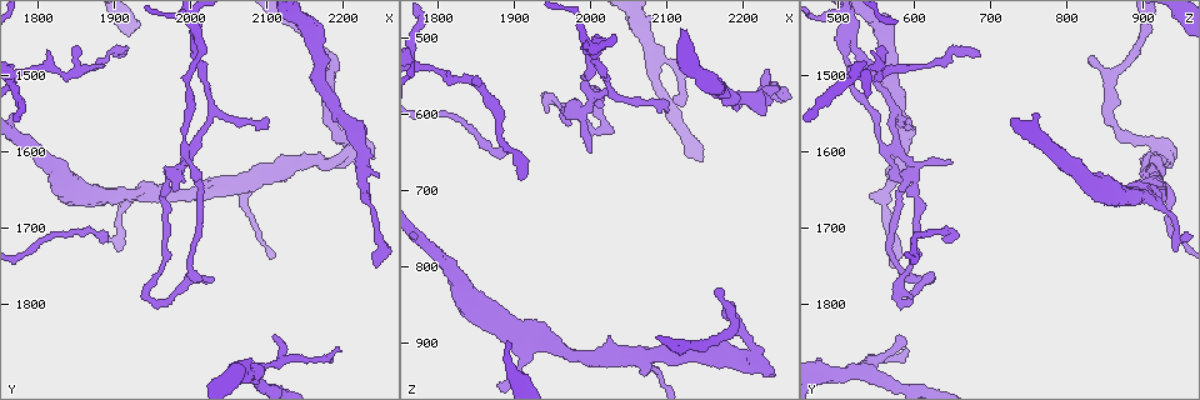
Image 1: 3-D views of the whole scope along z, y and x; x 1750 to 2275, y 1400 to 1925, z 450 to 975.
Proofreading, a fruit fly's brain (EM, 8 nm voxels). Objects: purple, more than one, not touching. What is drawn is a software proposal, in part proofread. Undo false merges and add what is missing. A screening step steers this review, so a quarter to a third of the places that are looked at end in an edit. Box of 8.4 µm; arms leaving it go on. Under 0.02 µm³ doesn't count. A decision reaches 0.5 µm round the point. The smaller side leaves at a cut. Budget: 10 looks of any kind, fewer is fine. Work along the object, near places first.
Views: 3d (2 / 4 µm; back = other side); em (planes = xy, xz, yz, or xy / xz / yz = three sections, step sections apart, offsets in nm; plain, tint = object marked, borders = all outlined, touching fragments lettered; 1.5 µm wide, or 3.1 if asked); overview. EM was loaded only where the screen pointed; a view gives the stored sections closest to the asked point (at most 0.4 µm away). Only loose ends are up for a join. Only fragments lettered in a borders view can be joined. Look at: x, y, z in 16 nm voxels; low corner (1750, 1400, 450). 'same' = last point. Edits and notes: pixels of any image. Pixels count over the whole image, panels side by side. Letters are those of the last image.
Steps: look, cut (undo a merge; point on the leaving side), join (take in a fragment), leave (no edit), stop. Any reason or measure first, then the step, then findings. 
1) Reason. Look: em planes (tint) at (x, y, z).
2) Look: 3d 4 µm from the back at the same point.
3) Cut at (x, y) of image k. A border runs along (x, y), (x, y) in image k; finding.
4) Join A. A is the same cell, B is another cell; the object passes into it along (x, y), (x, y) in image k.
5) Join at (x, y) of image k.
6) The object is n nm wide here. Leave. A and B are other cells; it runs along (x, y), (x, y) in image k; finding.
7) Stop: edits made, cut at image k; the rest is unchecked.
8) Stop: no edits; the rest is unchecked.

Touches itself. Look: em xy step 8 (tint) at (2000, 1760, 610).

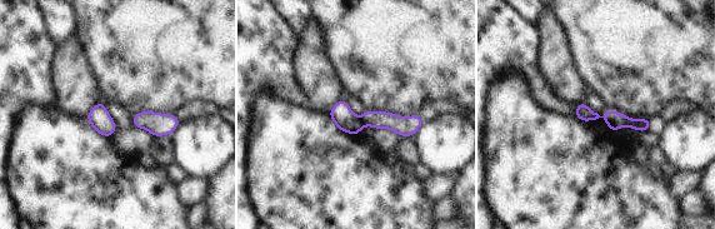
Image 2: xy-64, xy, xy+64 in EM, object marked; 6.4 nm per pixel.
What lies round it. Look: em xy step 8 (borders) at the same point.

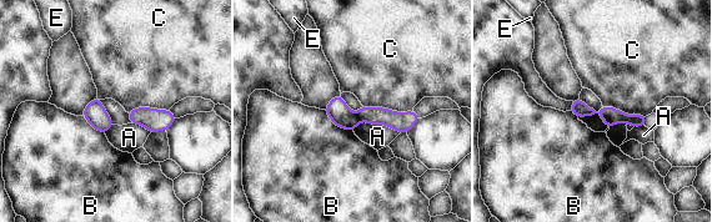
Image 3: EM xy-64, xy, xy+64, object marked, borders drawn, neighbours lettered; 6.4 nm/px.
Cut at (394, 120) of image 3. A, B, C and E are other cells; a border runs along (355, 114), (360, 120) in image 3; a second cell is stuck on.

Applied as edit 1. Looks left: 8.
Look: overview.

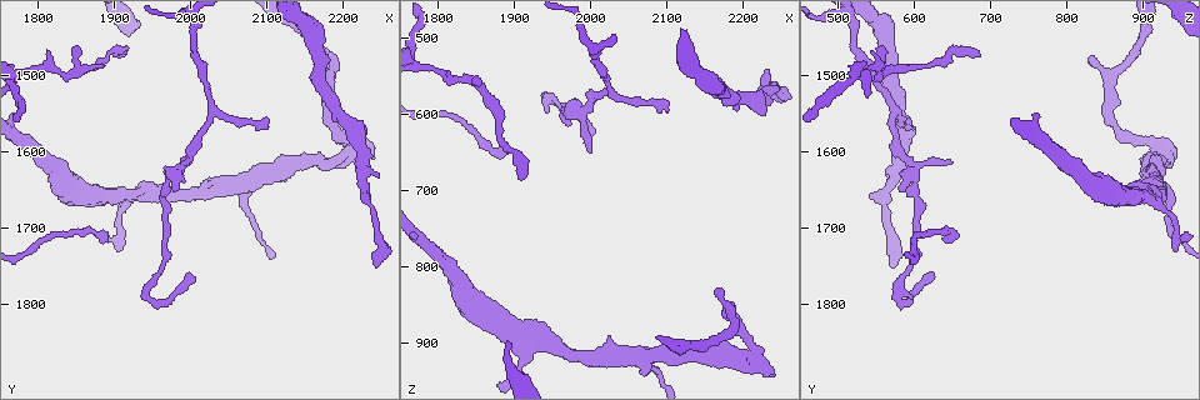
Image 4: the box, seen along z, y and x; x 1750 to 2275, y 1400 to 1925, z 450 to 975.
Branch stops here. Look: 3d 4 µm at (2100, 1565, 595).

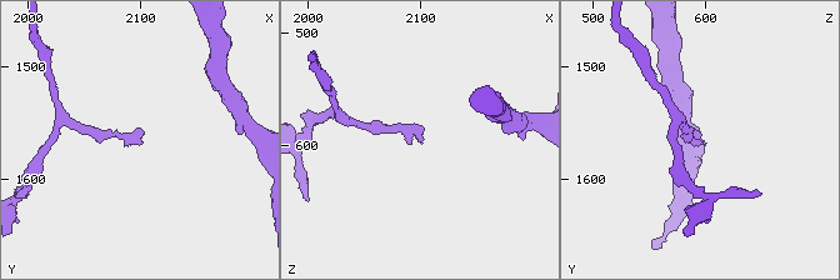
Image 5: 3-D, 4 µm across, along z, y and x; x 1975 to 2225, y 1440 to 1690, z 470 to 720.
Shape alone is not enough. Look: em planes (plain) at (2100, 1568, 598).

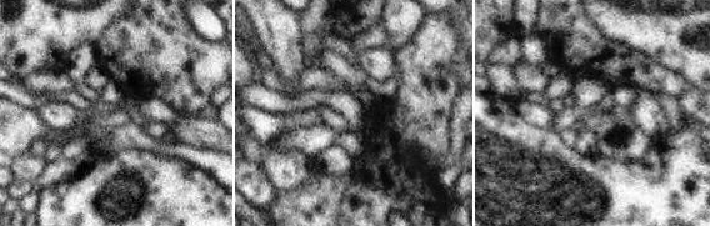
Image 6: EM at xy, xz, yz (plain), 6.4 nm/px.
See the neighbours. Look: em planes (borders) at the same point.

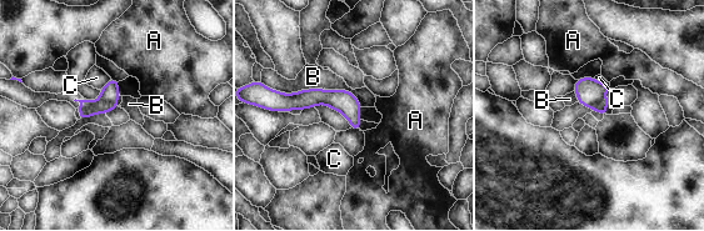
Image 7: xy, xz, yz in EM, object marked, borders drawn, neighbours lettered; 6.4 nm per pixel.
The longest contact is with B, 280 nm. Leave. A, B and C are other cells; it runs along (286, 108), (335, 99), (357, 126) in image 7; none of them fits.

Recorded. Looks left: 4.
Narrows sharply. Look: em planes (borders) at (1800, 1490, 545).

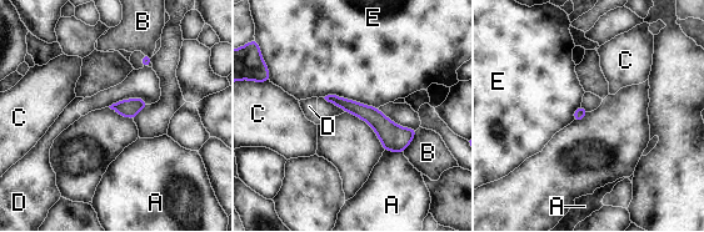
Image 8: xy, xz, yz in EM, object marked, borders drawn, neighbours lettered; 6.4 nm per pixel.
Leave. A, B, C, D and E are other cells; it runs along (330, 97), (389, 132), (413, 131) in image 8; continuous, no second cell.

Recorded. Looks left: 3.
Stop: edits made, cut at image 3; the rest is unchecked.

